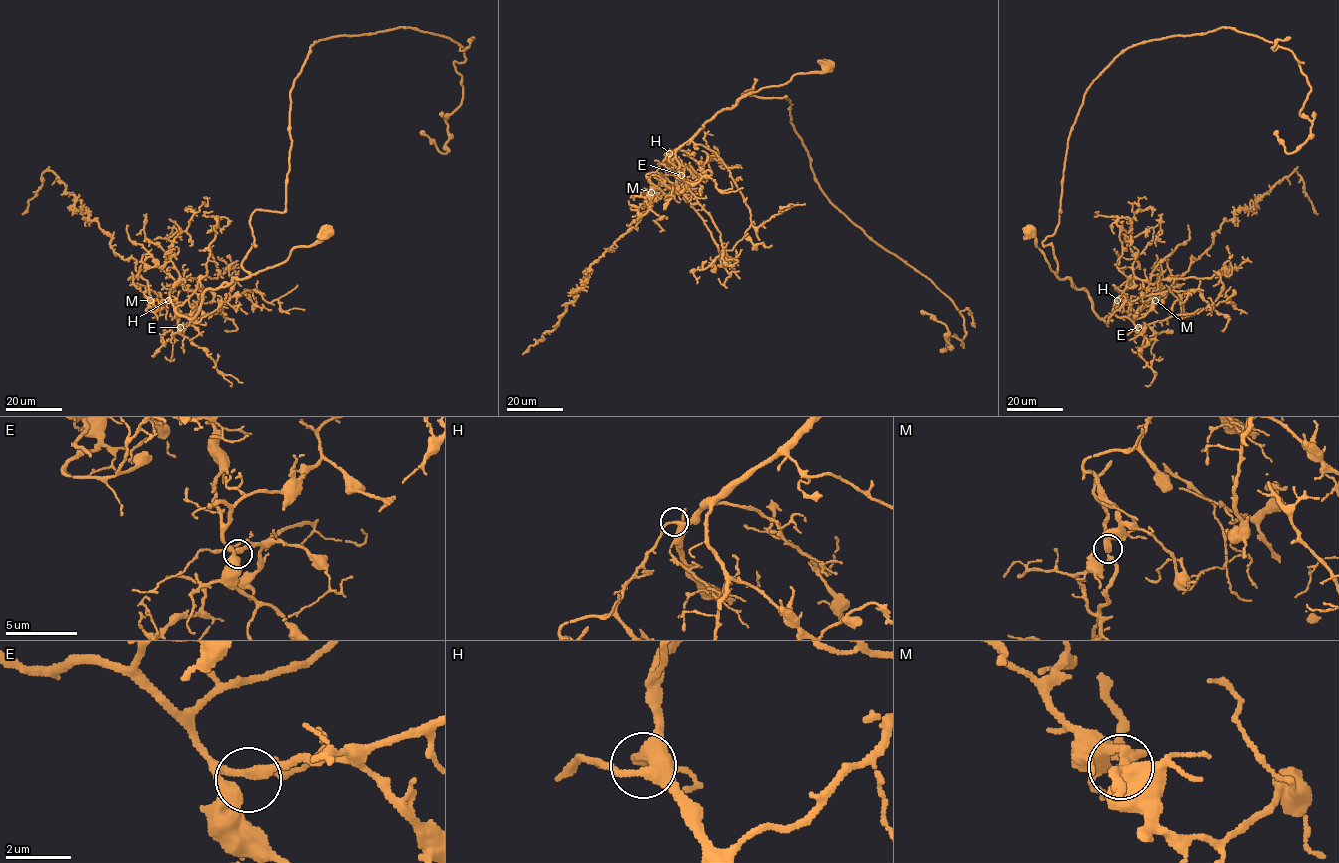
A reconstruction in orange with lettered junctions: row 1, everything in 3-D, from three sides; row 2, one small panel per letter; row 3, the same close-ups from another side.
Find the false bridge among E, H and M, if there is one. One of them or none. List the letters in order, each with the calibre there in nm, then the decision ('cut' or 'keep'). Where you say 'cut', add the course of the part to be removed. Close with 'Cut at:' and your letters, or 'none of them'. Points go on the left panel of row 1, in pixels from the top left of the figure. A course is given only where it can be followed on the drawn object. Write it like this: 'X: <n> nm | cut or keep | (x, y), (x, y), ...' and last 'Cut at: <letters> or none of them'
E: 240 nm | keep
H: 320 nm | keep
M: 280 nm | cut | (150, 300), (136, 260), (114, 250), (111, 237), (75, 207), (75, 196), (51, 170), (22, 214)
Cut at: M

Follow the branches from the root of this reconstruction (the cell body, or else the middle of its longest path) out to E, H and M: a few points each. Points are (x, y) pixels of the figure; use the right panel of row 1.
E: (1030, 232), (1050, 268), (1060, 279), (1068, 278), (1072, 287), (1086, 292), (1100, 318), (1115, 314), (1138, 327)
H: (1030, 232), (1050, 268), (1060, 279), (1068, 278), (1072, 287), (1086, 292), (1100, 318), (1112, 313), (1117, 300)
M: (1030, 232), (1050, 268), (1086, 292), (1100, 318), (1112, 313), (1117, 301), (1124, 299), (1137, 311), (1155, 300)

